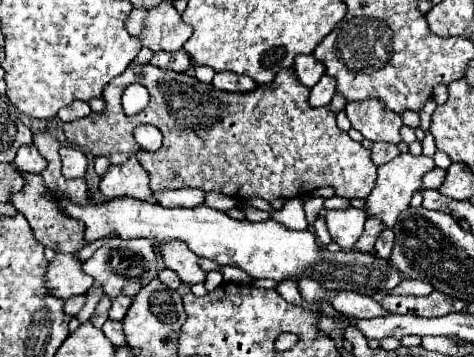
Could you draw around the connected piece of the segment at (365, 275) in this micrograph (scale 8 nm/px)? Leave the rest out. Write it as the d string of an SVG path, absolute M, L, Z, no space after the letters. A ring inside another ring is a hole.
M58 198L60 208L86 224L86 244L91 244L102 236L116 234L124 240L148 238L152 242L164 242L170 238L184 240L196 256L210 258L218 264L228 264L244 270L252 278L272 278L276 282L290 278L314 278L324 290L354 290L372 296L378 290L392 290L402 282L402 274L390 264L390 260L374 258L370 252L358 250L338 250L330 252L314 240L314 234L304 230L288 230L276 220L248 222L228 218L224 212L208 208L206 204L196 208L164 208L160 204L142 202L136 198L114 198L102 206L90 202L78 206ZM234 254L234 260L232 260Z

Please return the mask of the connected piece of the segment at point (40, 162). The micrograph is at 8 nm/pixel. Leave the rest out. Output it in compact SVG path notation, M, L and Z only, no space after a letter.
M30 144L18 150L14 164L20 172L42 172L46 168L46 158L42 158L34 144Z

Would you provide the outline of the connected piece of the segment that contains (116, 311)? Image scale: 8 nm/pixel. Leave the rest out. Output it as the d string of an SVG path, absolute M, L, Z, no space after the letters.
M116 296L116 298L112 298L110 318L112 318L112 320L122 320L124 314L126 314L126 310L130 308L130 302L132 302L130 296Z

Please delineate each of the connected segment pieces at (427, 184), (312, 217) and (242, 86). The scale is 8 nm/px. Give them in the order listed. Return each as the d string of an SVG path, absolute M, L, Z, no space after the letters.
M434 168L432 172L424 174L424 182L422 182L422 190L428 190L428 188L440 188L442 182L446 178L446 172L440 170L440 168Z
M313 196L308 197L304 203L304 211L306 214L306 220L309 225L313 225L317 218L319 211L323 208L325 198Z
M230 70L216 72L212 84L218 90L226 90L226 92L248 92L248 90L256 88L256 82L250 76L246 76L246 74L234 74Z

